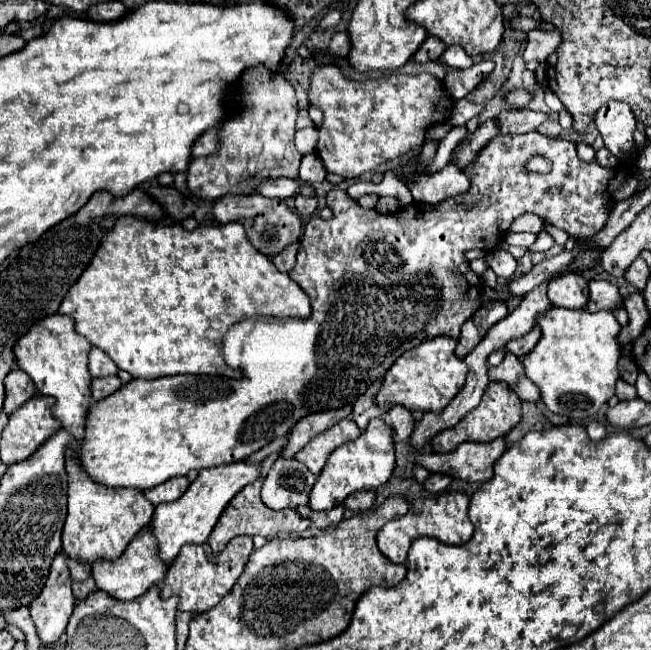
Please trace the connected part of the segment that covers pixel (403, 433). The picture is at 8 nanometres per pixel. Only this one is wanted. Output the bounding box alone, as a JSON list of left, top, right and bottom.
[383,406,415,442]

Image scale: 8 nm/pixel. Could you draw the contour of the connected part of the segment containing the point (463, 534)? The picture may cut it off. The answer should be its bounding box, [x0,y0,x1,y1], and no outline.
[377,492,473,564]

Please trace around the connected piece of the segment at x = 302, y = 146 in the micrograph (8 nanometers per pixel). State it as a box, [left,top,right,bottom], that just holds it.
[295,128,317,154]

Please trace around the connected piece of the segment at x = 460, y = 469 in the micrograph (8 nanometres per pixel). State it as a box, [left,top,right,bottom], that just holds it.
[415,440,505,482]

